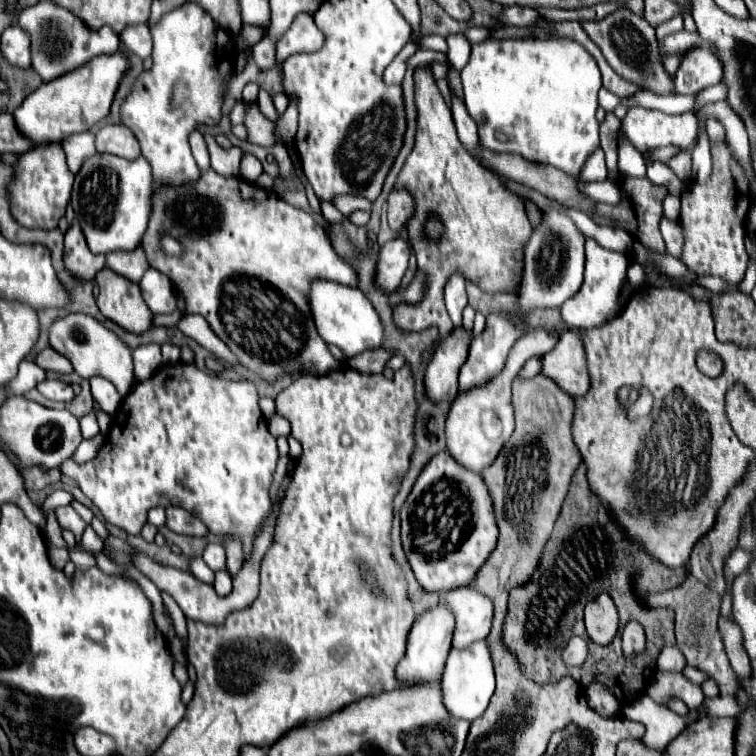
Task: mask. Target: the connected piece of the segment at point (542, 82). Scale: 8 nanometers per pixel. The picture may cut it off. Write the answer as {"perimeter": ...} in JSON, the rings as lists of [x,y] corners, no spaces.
{"perimeter":[[[509,38],[509,40],[485,40],[481,44],[473,44],[471,46],[471,60],[461,72],[461,82],[463,82],[463,96],[465,96],[467,112],[475,120],[475,124],[479,128],[479,144],[481,144],[481,148],[497,152],[497,154],[499,152],[519,154],[529,162],[555,166],[557,170],[573,176],[577,180],[577,192],[581,196],[585,196],[585,198],[589,198],[591,202],[603,202],[603,200],[606,200],[606,203],[611,205],[617,205],[620,202],[621,192],[611,182],[585,182],[585,180],[581,180],[581,170],[583,170],[587,158],[599,148],[599,122],[595,118],[595,112],[597,112],[597,92],[601,88],[601,74],[599,74],[597,62],[591,58],[591,54],[583,52],[583,48],[577,42],[567,42],[567,38],[551,38],[547,42],[539,42],[539,40],[531,40],[531,38]]]}

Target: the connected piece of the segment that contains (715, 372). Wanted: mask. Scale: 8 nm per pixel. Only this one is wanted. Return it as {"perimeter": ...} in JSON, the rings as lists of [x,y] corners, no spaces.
{"perimeter":[[[702,350],[697,354],[697,368],[699,368],[705,376],[717,378],[717,376],[721,374],[721,370],[723,370],[723,368],[719,368],[717,364],[719,364],[719,358],[717,358],[713,352]]]}

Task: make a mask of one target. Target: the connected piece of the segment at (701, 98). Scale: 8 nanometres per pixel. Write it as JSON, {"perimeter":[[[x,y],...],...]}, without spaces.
{"perimeter":[[[711,86],[711,88],[707,88],[705,92],[701,92],[701,94],[697,94],[697,108],[701,108],[707,102],[719,102],[719,100],[725,100],[725,96],[727,96],[727,86]]]}

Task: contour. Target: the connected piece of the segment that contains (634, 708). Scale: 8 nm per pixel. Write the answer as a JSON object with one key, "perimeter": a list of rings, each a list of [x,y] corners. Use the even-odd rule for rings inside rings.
{"perimeter":[[[641,696],[637,702],[623,708],[623,716],[635,722],[641,722],[647,732],[643,742],[651,748],[665,748],[671,740],[675,740],[689,724],[701,720],[705,710],[701,706],[689,710],[685,716],[671,712],[667,706],[657,704],[649,696]]]}

